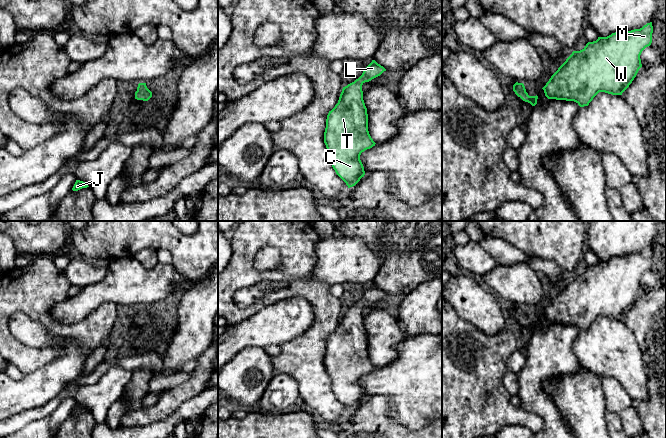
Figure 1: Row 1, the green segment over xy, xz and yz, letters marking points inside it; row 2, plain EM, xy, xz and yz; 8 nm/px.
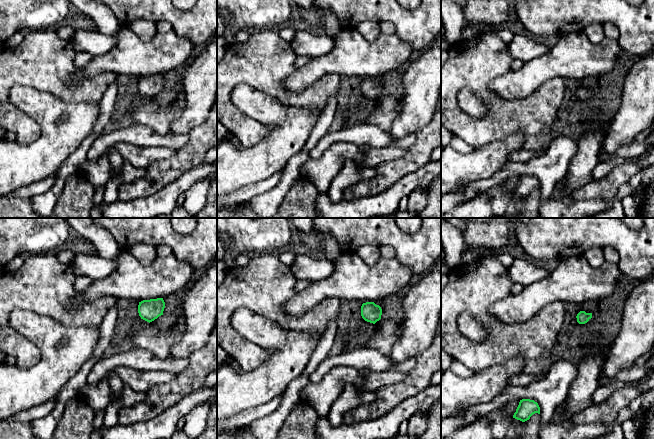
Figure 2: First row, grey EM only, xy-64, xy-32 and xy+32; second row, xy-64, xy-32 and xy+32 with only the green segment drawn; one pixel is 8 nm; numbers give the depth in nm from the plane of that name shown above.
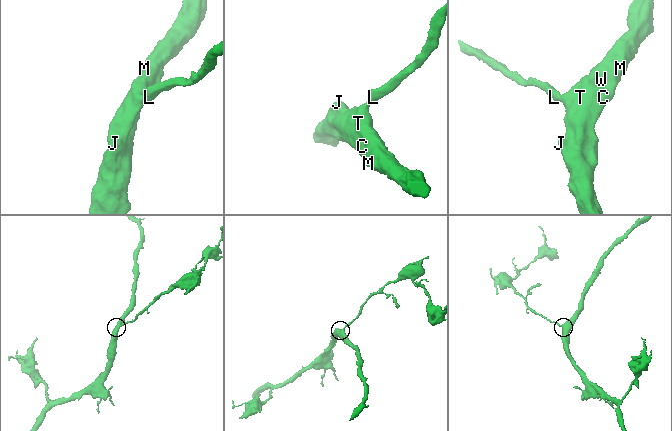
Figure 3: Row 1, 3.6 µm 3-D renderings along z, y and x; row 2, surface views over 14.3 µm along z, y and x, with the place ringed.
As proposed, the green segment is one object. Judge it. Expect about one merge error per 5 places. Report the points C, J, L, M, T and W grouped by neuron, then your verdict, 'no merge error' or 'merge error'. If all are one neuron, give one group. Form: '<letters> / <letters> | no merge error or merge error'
C J L M T W | no merge error

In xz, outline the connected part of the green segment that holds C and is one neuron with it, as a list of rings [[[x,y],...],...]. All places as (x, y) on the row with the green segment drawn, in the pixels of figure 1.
[[[372,60],[358,79],[343,87],[338,103],[327,115],[324,143],[331,155],[333,169],[348,188],[365,175],[361,153],[376,144],[368,131],[362,85],[384,71],[383,66]]]

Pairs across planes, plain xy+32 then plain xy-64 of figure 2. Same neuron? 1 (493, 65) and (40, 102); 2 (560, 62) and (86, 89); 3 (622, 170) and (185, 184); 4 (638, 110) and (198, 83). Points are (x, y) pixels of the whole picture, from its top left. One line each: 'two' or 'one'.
1: two
2: two
3: two
4: one

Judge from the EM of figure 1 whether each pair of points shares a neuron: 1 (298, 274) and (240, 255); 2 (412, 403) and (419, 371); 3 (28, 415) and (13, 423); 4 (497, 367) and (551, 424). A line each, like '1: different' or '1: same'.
1: same
2: same
3: same
4: different

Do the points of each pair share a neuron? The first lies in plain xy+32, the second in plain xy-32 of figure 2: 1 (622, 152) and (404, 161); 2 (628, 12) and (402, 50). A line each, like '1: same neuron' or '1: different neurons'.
1: different neurons
2: different neurons

